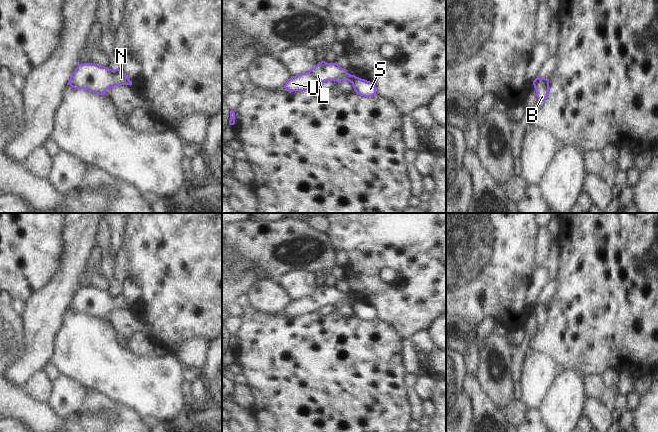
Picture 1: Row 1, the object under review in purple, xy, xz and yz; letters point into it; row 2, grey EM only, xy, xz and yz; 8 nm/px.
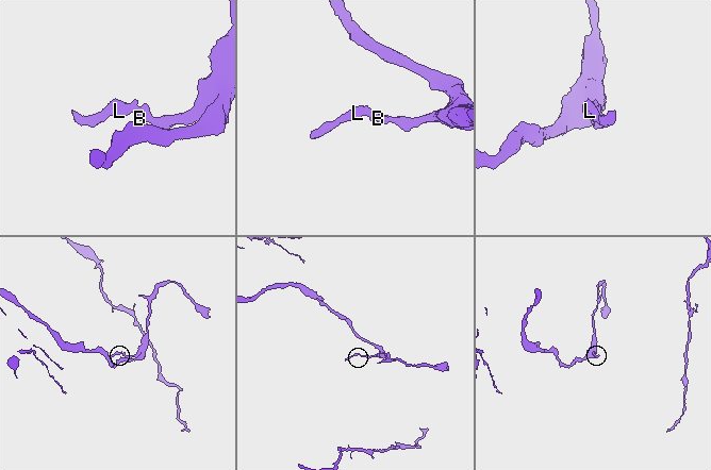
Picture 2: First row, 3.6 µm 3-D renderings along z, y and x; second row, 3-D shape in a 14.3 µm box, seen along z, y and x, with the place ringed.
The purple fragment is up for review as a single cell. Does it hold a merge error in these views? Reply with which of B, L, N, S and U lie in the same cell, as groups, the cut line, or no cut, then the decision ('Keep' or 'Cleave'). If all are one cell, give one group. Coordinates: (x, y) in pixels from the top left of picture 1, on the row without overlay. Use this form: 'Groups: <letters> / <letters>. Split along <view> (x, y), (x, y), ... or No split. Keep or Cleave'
Groups: B S / L N U. Split along xz (355, 300), (351, 306). Cleave

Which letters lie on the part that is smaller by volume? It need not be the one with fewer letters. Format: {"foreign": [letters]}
{"foreign": ["L", "N", "U"]}

